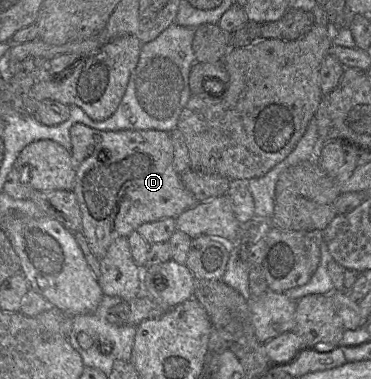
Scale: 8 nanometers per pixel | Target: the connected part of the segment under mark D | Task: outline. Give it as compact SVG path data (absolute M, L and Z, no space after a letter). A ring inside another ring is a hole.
M76 123L70 129L70 138L73 166L76 171L73 192L82 215L81 232L98 260L106 255L114 240L127 238L140 225L165 218L176 218L198 204L195 196L185 188L180 174L174 168L174 147L168 132L157 130L100 131L82 123Z

